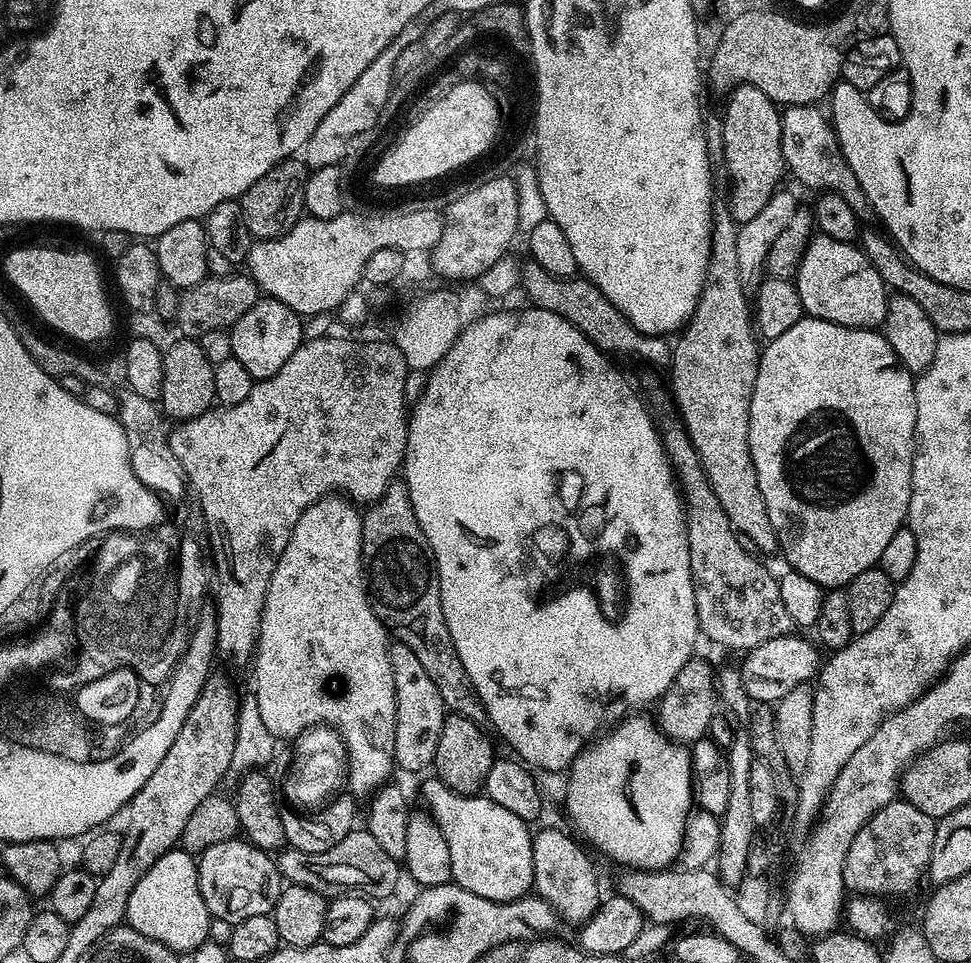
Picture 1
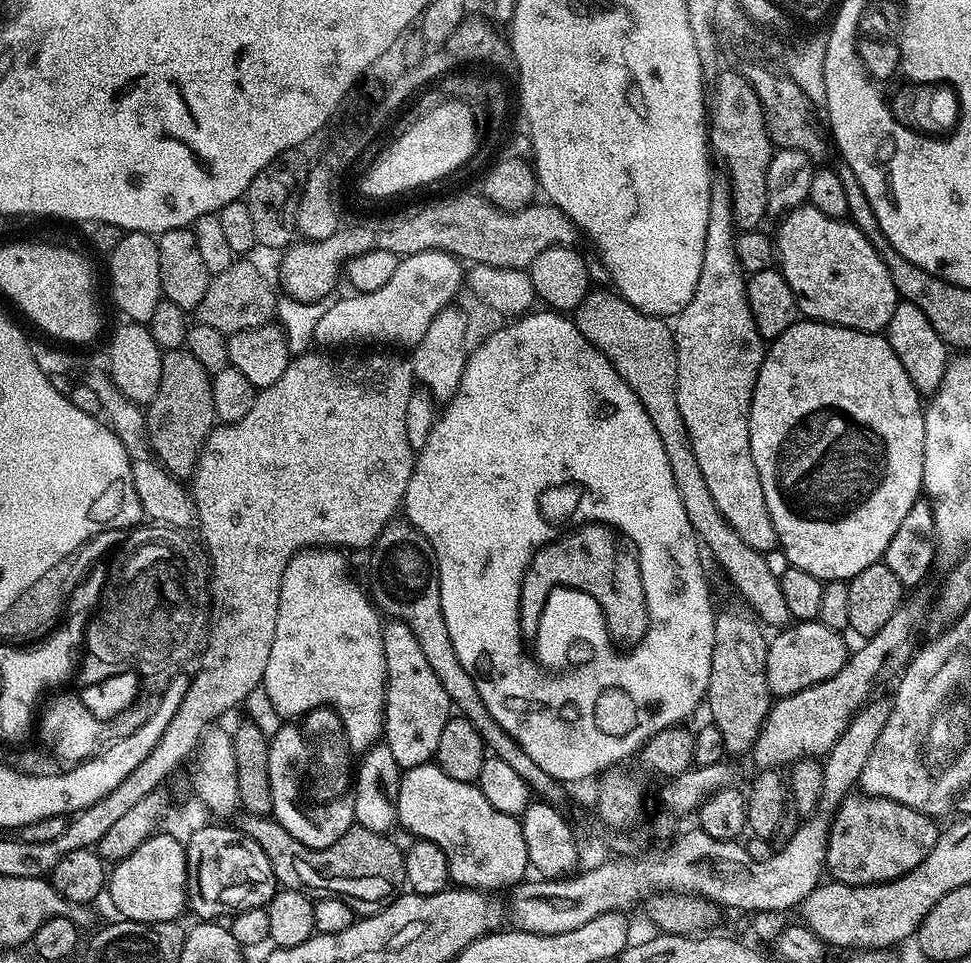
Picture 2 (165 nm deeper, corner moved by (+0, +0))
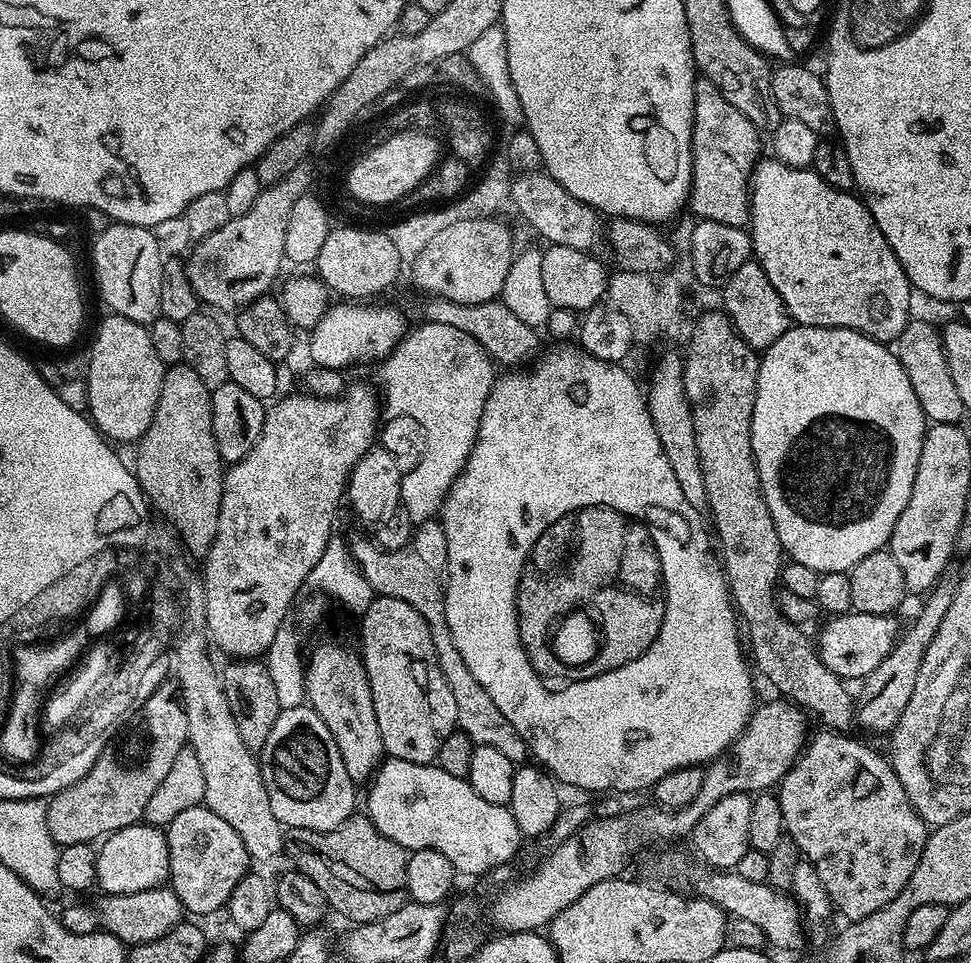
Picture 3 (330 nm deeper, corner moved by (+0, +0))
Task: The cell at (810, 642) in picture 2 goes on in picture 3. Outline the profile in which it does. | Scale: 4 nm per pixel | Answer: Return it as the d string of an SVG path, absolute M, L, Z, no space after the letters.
M855 610L845 616L831 617L827 621L829 624L820 632L820 640L818 636L818 651L822 662L845 682L863 681L865 676L869 676L880 665L882 658L890 654L890 650L900 639L902 624L896 619L895 615L862 614Z

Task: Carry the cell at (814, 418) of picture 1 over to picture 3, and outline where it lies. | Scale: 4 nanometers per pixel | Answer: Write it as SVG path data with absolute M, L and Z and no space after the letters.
M793 326L786 334L782 334L782 338L778 338L778 342L774 342L774 346L763 349L752 415L752 453L760 475L762 494L766 498L770 518L774 518L774 526L785 553L792 560L802 562L802 566L810 566L810 570L815 572L849 573L855 564L866 558L866 554L881 551L891 541L894 526L902 510L906 510L906 502L910 502L910 490L914 490L914 474L918 474L918 458L922 458L925 431L924 411L922 406L918 406L914 386L910 386L910 378L906 378L902 362L898 362L895 351L887 343L863 336L861 332L849 328Z

